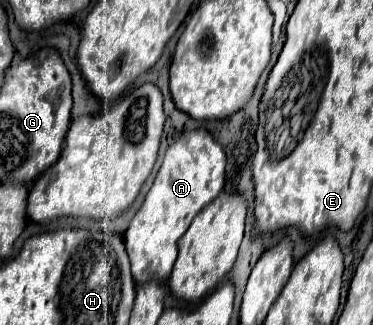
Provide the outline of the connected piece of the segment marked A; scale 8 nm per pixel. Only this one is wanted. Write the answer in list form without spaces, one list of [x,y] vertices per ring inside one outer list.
[[[193,130],[183,134],[175,144],[171,144],[167,148],[167,154],[163,158],[163,164],[155,176],[155,182],[151,186],[151,190],[145,196],[143,206],[139,208],[139,212],[135,214],[135,218],[131,220],[127,232],[125,232],[125,246],[127,246],[127,254],[131,260],[131,272],[137,284],[143,284],[143,280],[151,280],[151,278],[143,278],[145,272],[149,270],[149,266],[153,266],[155,260],[155,278],[157,280],[165,280],[169,278],[175,258],[177,258],[177,240],[183,236],[183,232],[189,228],[191,220],[199,214],[201,208],[205,208],[211,200],[215,200],[215,196],[219,196],[219,192],[225,186],[225,156],[223,156],[223,148],[219,142],[213,140],[213,136],[207,130]]]

